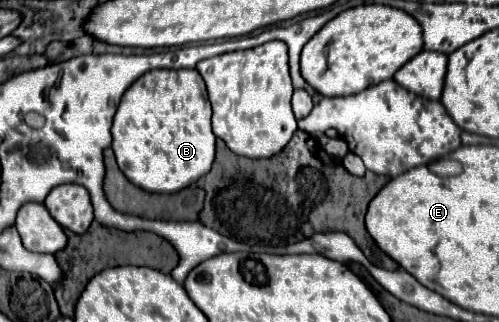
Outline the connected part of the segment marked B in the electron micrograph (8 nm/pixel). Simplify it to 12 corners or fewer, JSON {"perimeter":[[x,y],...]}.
{"perimeter":[[152,69],[118,105],[120,171],[176,193],[214,161],[196,69]]}

